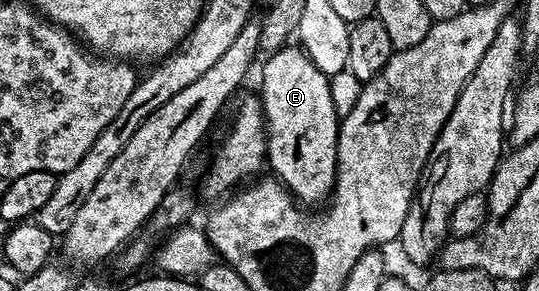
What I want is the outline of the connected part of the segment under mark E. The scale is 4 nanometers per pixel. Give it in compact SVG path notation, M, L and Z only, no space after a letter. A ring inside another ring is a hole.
M289 44L283 50L270 55L263 66L263 121L267 128L267 156L270 173L286 186L296 202L307 208L315 208L330 199L335 188L337 144L341 115L333 108L333 96L329 96L330 77L309 60L309 56L298 45Z

